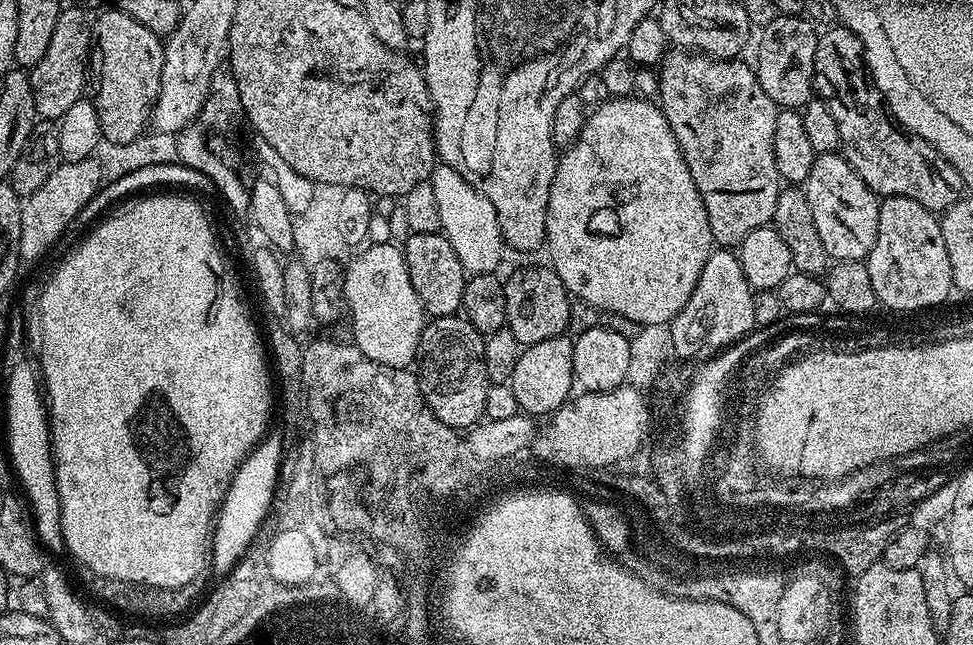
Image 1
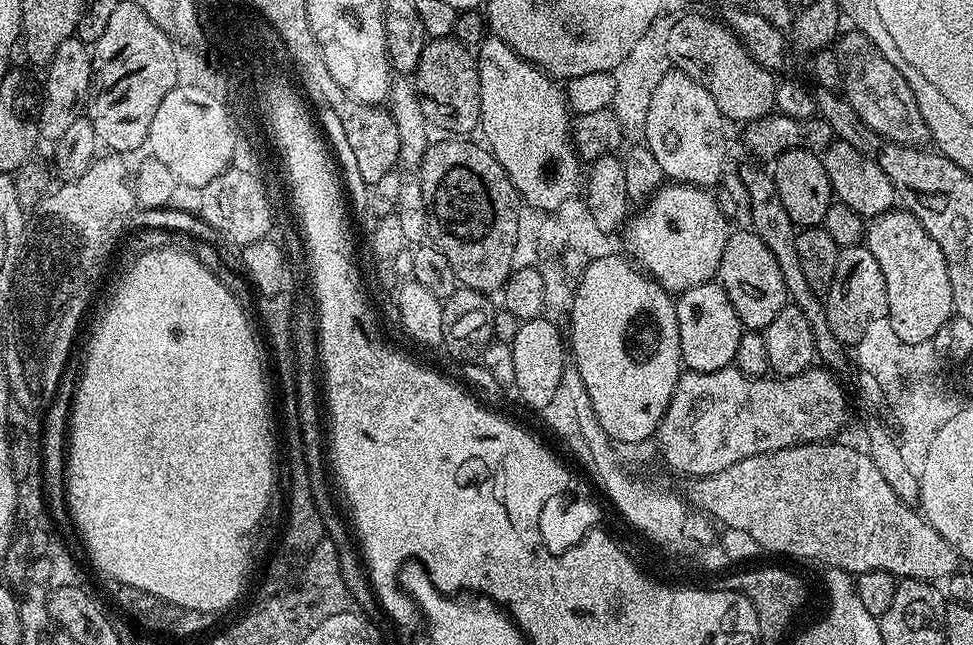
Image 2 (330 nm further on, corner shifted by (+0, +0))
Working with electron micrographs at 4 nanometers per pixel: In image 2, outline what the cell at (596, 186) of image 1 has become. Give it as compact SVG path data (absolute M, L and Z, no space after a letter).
M665 183L648 197L637 216L629 215L622 229L627 255L669 294L717 279L730 227L712 194L709 189L695 188L692 184Z

